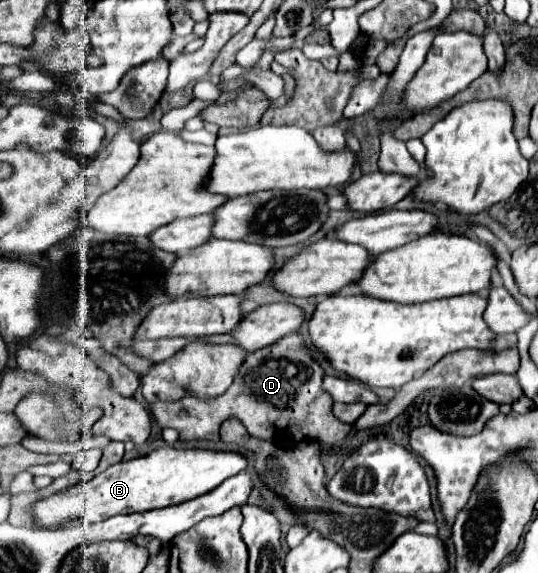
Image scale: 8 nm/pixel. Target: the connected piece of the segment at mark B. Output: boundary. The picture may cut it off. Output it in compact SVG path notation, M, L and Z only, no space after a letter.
M160 447L152 453L120 461L108 467L104 473L96 475L88 483L80 483L46 499L40 499L32 507L32 519L42 527L56 527L68 519L84 519L88 523L98 523L114 515L150 511L160 507L170 507L196 499L212 489L216 489L228 477L244 471L248 457L236 451L212 451L212 449L174 449Z

